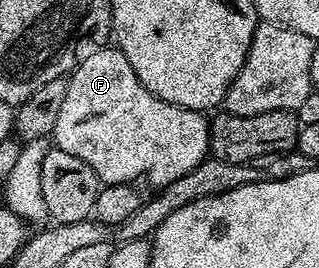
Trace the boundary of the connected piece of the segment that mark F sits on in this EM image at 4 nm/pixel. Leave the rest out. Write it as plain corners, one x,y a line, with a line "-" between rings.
105,48
94,52
94,56
86,56
72,71
66,101
62,103
62,112
58,112
58,124
51,137
56,138
55,149
70,152
70,156
78,156
78,160
90,164
101,183
127,186
145,178
153,188
163,188
198,168
200,162
209,157
209,125
209,119
201,111
175,106
151,94
142,80
134,76
134,68
130,68
130,60
126,60
124,53
118,48

